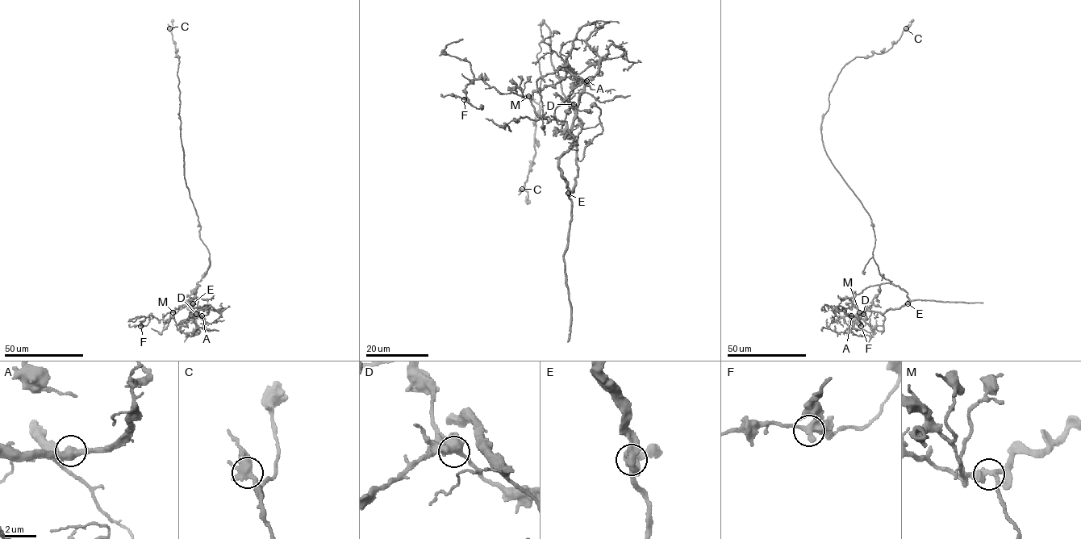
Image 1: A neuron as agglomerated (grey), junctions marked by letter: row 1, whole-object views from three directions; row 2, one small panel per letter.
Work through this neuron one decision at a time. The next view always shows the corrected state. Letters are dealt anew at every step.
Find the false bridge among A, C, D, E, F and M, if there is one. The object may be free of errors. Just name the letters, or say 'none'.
none

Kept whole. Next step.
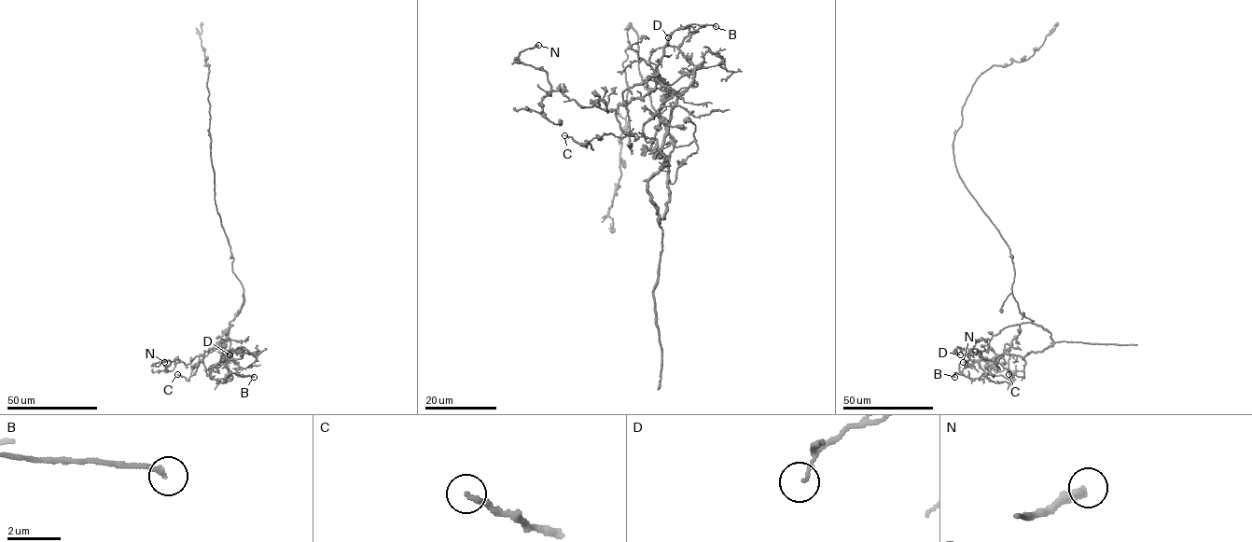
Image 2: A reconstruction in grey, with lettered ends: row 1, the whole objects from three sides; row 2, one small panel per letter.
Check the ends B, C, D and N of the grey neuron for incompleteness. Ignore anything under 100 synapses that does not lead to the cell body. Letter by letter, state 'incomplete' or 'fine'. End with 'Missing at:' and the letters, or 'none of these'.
B: fine
C: fine
D: fine
N: fine
Missing at: none of these

